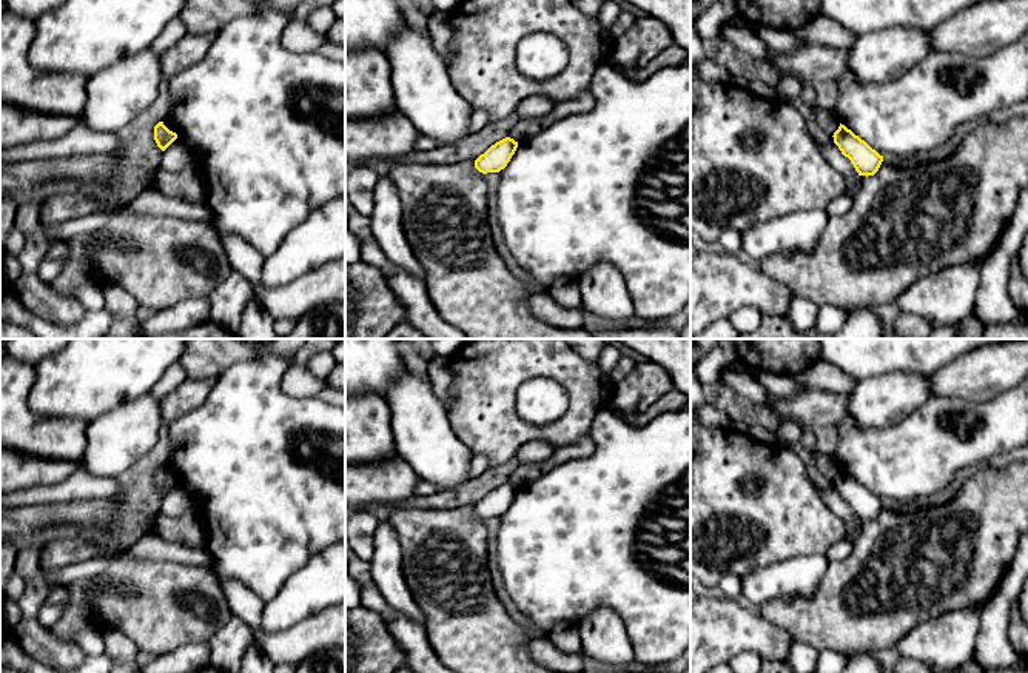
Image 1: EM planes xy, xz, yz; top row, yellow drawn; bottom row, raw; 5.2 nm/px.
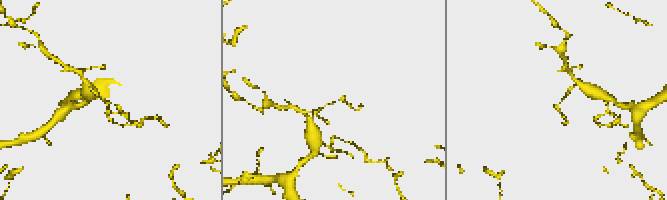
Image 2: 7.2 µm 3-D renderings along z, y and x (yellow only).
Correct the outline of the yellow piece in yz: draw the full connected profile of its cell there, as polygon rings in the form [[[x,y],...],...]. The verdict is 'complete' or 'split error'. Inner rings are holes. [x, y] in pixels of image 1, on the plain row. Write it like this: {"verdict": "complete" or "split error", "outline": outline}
{"verdict": "complete", "outline": [[[840,468],[832,482],[842,499],[851,505],[858,521],[868,522],[879,516],[883,501],[880,501],[845,470]]]}

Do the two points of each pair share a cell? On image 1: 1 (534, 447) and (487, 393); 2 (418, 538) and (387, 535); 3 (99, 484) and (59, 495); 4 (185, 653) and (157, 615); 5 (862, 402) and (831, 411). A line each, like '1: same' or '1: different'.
1: different
2: different
3: same
4: different
5: different

